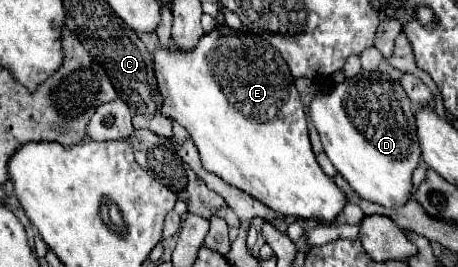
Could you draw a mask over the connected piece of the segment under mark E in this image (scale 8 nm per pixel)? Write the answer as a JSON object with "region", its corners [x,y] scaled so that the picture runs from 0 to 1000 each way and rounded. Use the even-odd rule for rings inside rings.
{"region":[[[474,97],[434,150],[426,187],[391,195],[386,180],[347,180],[334,210],[338,285],[356,360],[356,427],[404,472],[434,562],[448,637],[548,727],[618,809],[723,839],[745,801],[758,742],[688,599],[670,494],[670,434],[644,330],[644,292],[614,202],[574,150],[574,135]]]}

